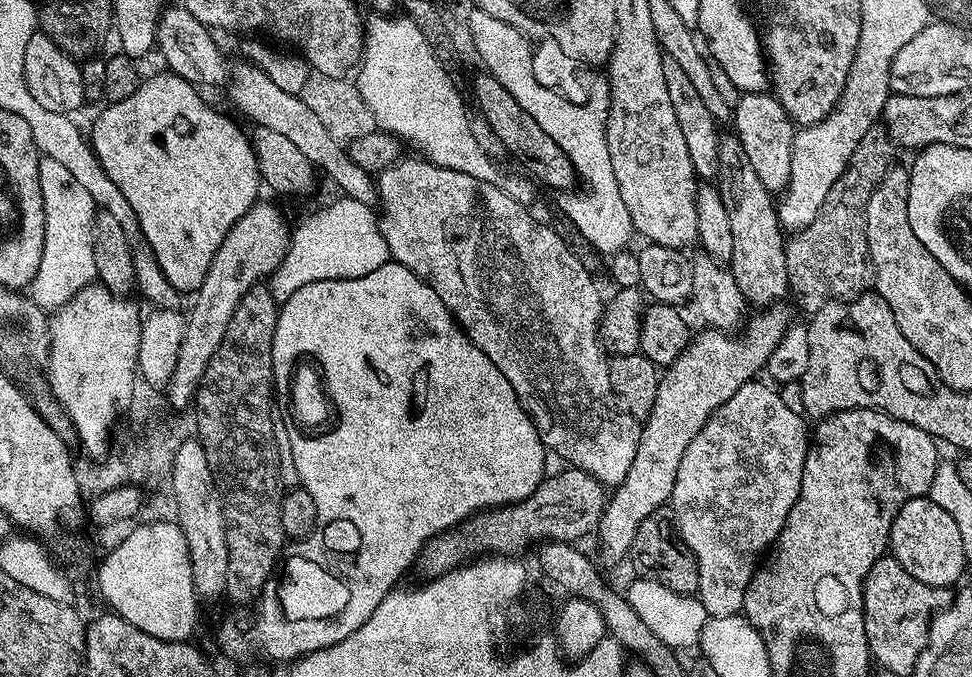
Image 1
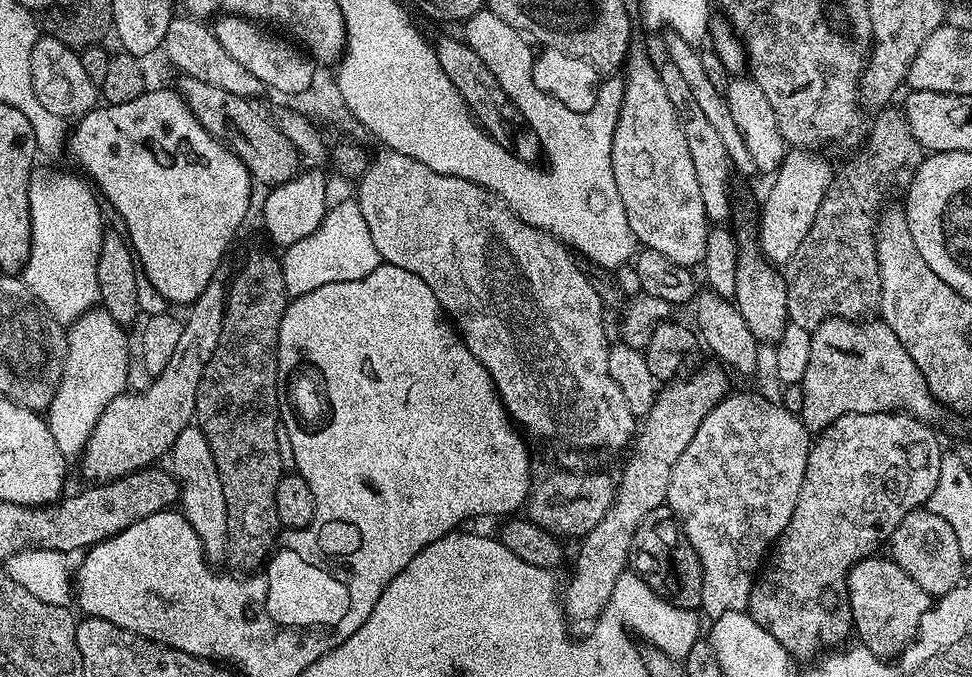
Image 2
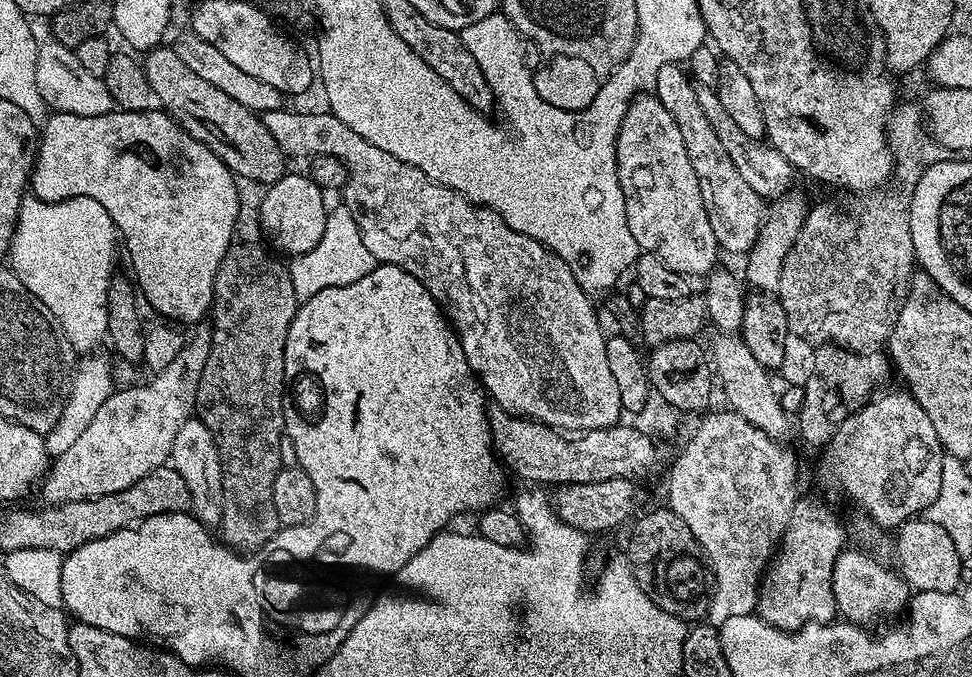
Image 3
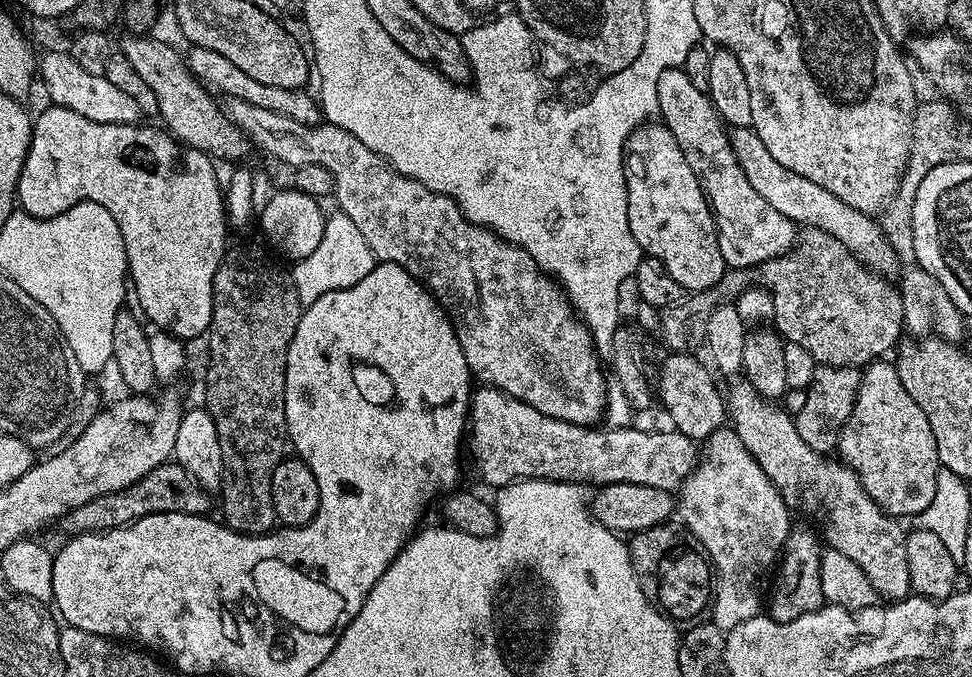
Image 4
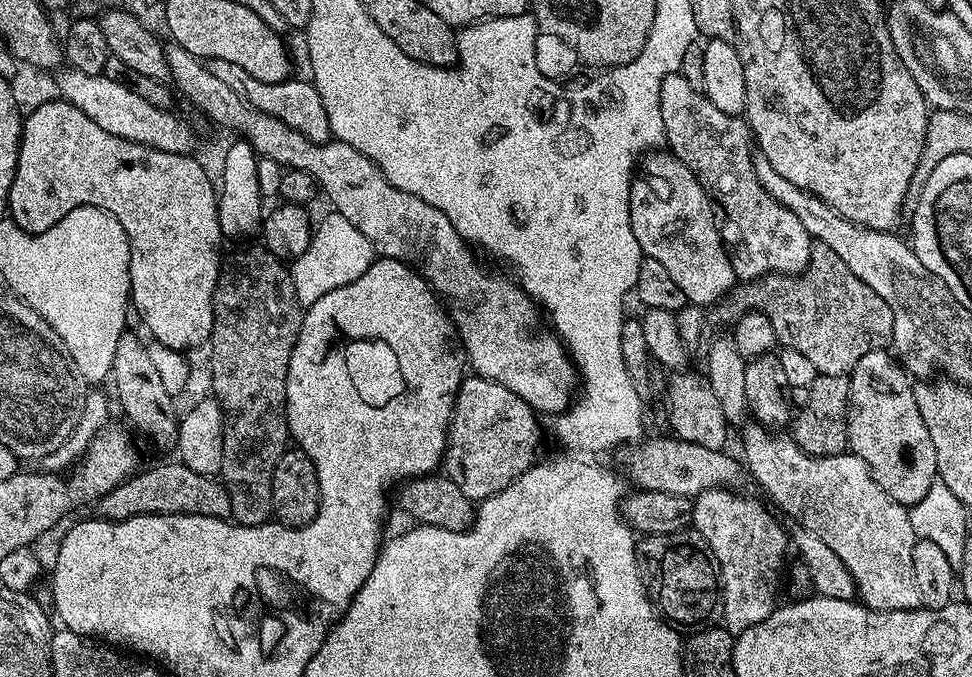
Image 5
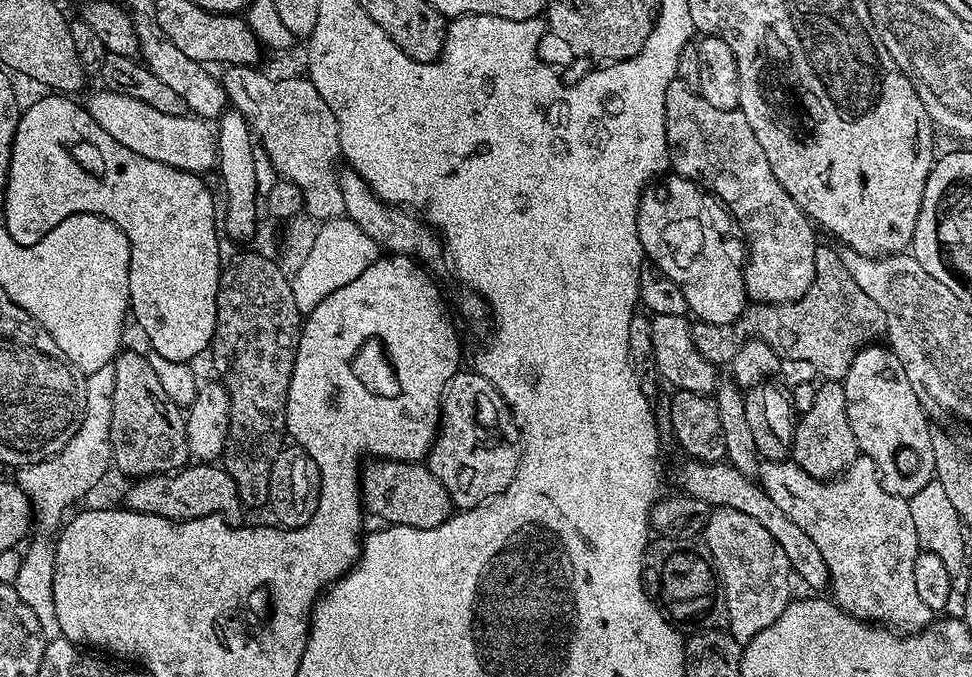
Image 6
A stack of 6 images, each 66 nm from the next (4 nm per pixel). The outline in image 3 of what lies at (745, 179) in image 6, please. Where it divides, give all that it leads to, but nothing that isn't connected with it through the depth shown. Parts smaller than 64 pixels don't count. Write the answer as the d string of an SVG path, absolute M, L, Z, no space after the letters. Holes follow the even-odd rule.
M663 64L658 70L654 94L662 106L670 110L670 118L678 122L686 155L698 178L698 190L702 190L702 206L706 206L710 220L720 220L720 238L716 243L723 251L725 248L728 252L747 254L754 246L763 225L766 201L764 197L754 194L754 190L750 190L750 185L742 179L742 174L738 174L734 162L730 162L726 150L722 150L722 142L718 142L706 114L702 114L702 106L698 106L695 89L696 84L680 64Z

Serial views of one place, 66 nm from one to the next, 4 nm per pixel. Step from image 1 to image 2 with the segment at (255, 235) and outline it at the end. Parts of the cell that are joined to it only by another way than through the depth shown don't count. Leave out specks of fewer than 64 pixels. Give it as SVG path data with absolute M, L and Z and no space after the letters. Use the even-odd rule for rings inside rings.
M213 278L206 290L202 290L199 298L187 309L188 317L183 317L184 329L178 337L178 347L170 357L170 362L166 362L166 370L156 375L144 392L126 390L114 398L106 410L102 410L102 418L98 418L98 426L94 426L78 460L88 482L117 480L155 465L159 461L156 459L171 449L178 434L182 434L182 430L193 423L198 382L202 382L206 362L210 362L210 354L214 354L218 334L222 334L225 295L225 281Z

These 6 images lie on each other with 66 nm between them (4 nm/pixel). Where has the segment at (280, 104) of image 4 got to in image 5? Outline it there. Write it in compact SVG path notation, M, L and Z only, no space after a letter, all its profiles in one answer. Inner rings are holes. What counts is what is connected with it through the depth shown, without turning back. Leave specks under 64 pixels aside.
M222 60L207 61L210 74L215 74L234 94L238 94L251 108L256 108L262 114L268 114L278 118L316 144L323 144L325 140L332 136L330 122L326 118L326 106L322 106L322 98L318 90L307 79L296 80L289 78L282 82L260 82L257 78L252 78L239 66L234 66L231 62Z

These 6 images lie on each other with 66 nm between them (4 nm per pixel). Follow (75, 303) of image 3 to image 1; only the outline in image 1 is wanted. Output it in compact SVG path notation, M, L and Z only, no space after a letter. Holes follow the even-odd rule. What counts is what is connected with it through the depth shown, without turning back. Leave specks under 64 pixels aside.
M49 156L41 157L39 162L39 188L43 198L44 245L38 272L30 285L30 298L39 308L55 310L96 280L92 230L98 209L87 189Z

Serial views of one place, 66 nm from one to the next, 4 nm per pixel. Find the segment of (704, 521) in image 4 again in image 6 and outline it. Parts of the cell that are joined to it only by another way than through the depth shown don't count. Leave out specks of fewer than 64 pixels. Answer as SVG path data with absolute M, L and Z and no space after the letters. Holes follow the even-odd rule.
M719 506L713 507L711 511L709 511L708 521L702 533L702 540L703 543L708 545L708 549L712 555L712 563L716 566L718 584L724 593L724 611L726 613L727 631L731 632L732 637L743 646L747 644L750 638L754 638L756 634L762 634L762 630L766 630L766 626L772 625L772 623L778 619L778 614L782 614L782 610L786 610L786 606L793 599L792 584L794 585L794 573L790 562L786 558L786 550L782 550L782 546L778 546L778 542L774 538L770 538L770 530L766 530L766 526L754 522L754 518L750 518L750 514L742 514L733 508L722 508Z

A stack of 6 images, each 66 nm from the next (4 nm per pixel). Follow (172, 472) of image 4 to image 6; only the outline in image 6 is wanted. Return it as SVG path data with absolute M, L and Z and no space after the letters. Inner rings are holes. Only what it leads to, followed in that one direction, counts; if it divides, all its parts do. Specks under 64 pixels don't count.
M192 462L175 472L163 472L157 476L141 476L133 479L122 500L130 512L161 516L167 520L197 520L207 516L221 516L230 525L245 523L246 509L238 498L238 486L223 466L212 462Z

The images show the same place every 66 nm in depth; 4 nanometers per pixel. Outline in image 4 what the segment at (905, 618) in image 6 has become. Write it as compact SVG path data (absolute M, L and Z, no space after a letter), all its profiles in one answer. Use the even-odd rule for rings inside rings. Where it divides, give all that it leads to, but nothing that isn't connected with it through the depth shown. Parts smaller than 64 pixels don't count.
M741 382L726 392L726 412L731 427L782 494L789 509L797 508L824 523L823 539L827 547L846 554L846 558L854 558L881 597L888 596L884 598L895 602L912 592L910 566L906 566L906 528L870 498L854 469L831 455L810 450L802 442L802 434L798 434L795 419L779 403L760 396L752 384Z

